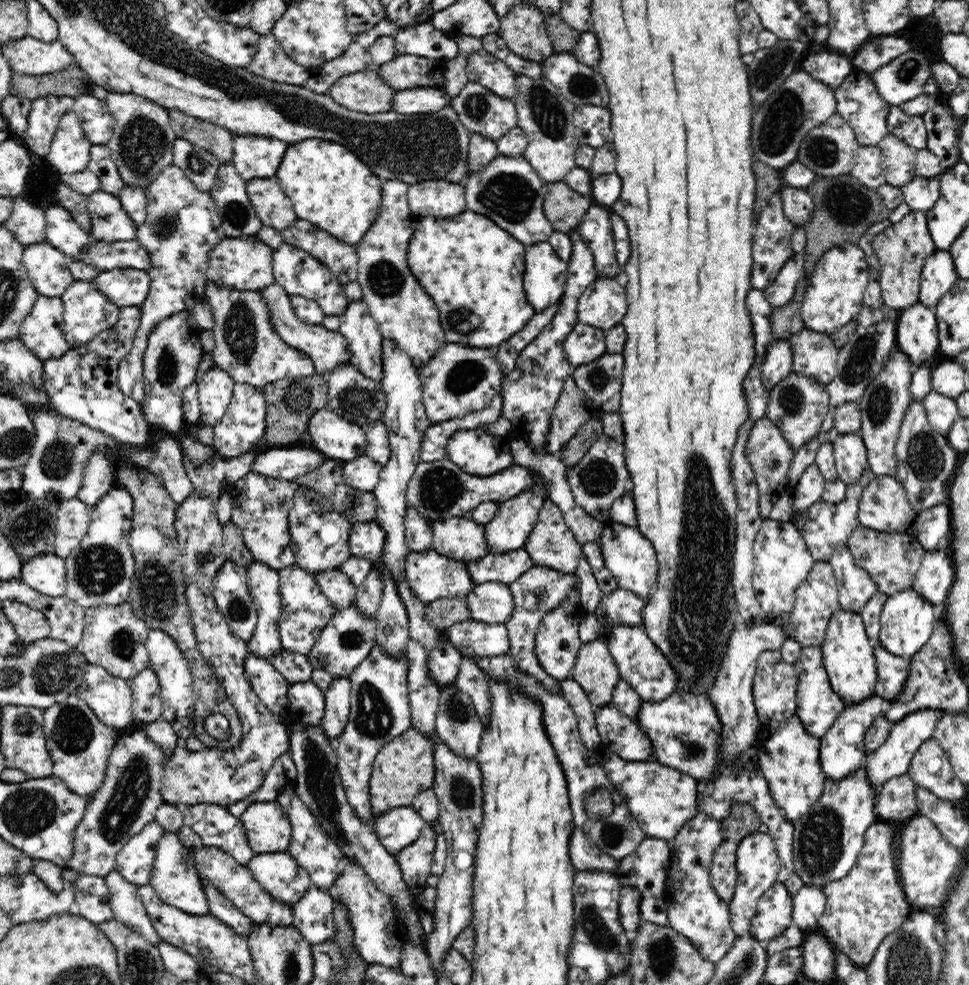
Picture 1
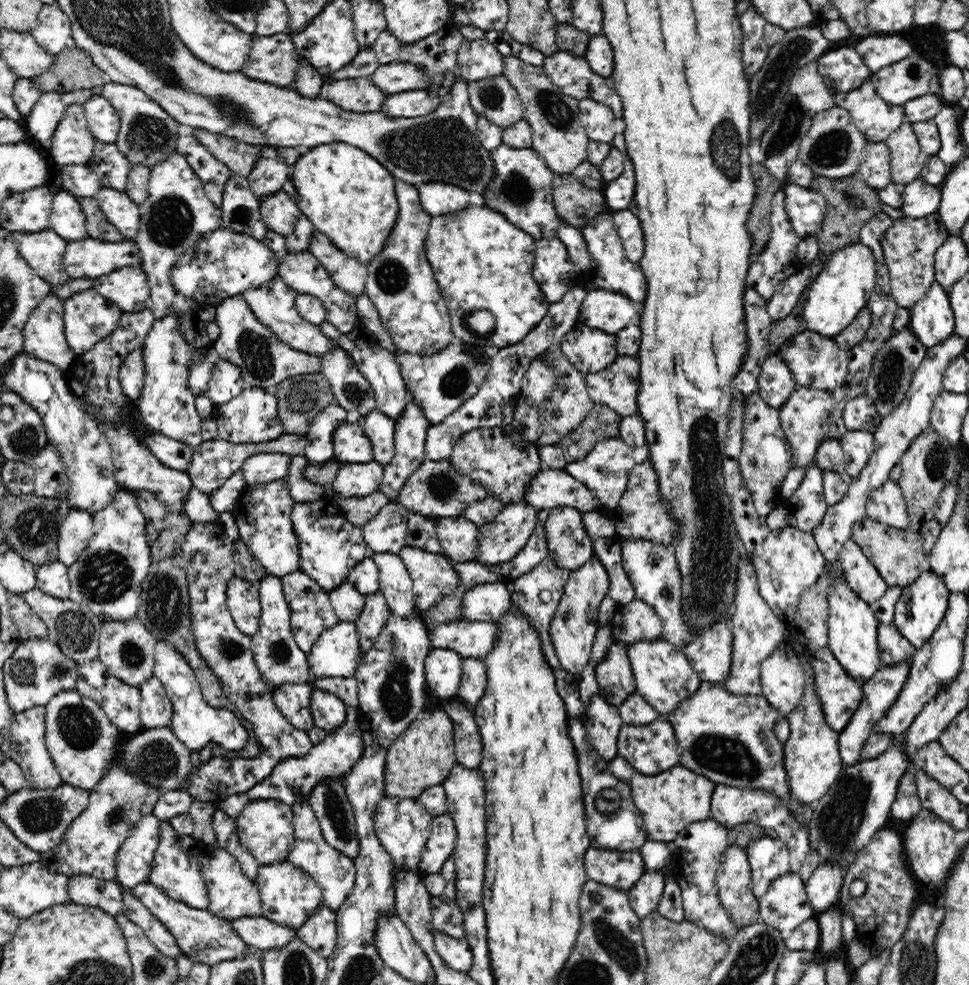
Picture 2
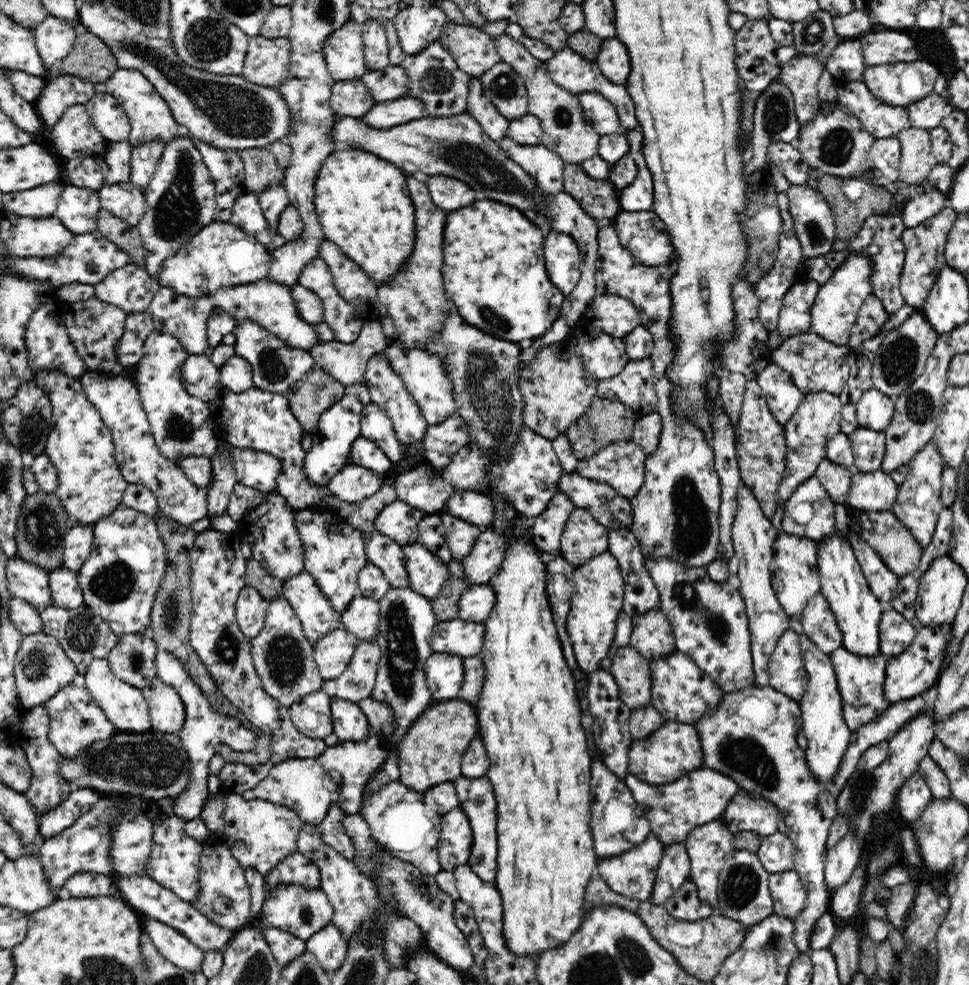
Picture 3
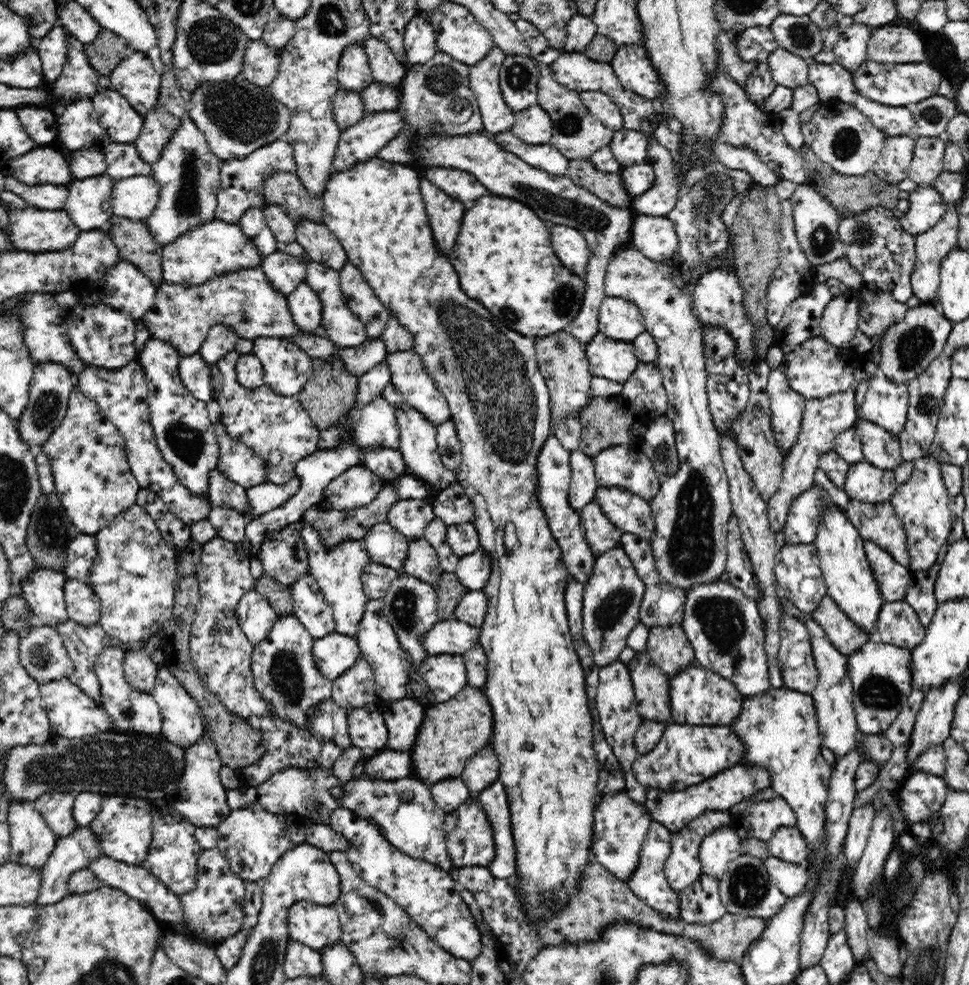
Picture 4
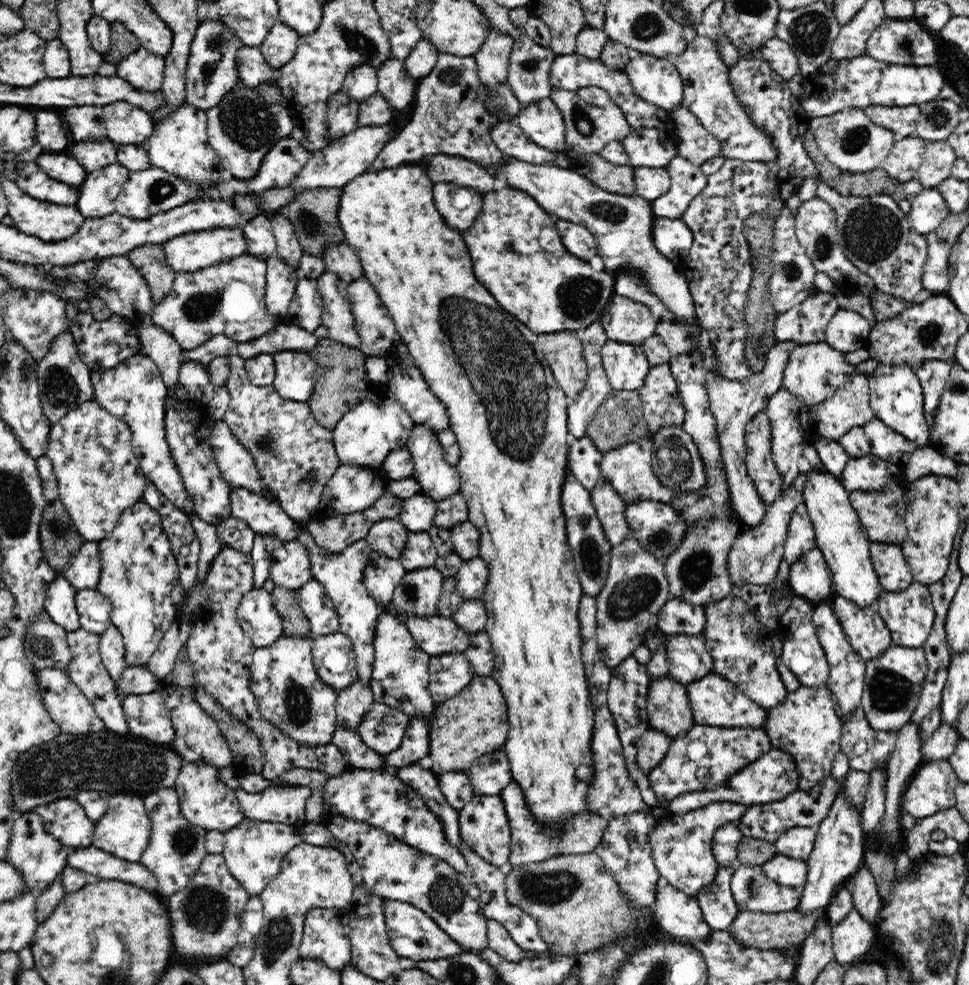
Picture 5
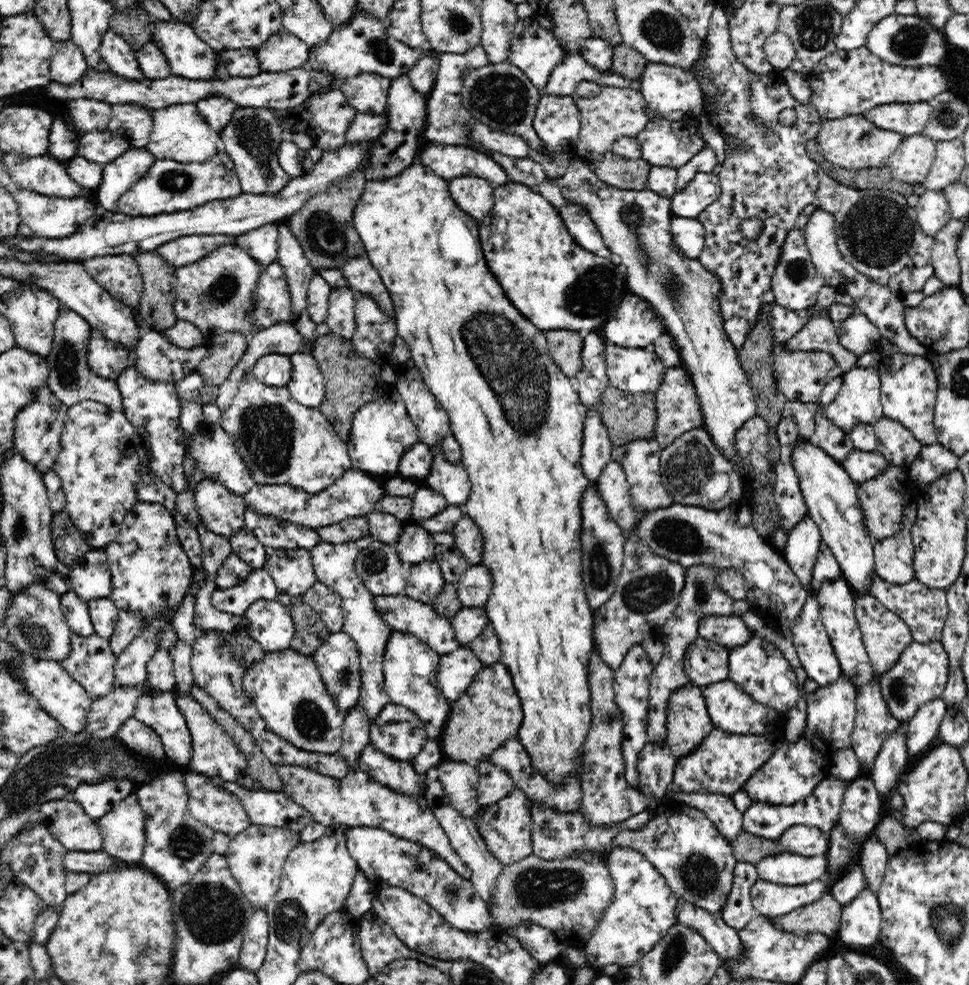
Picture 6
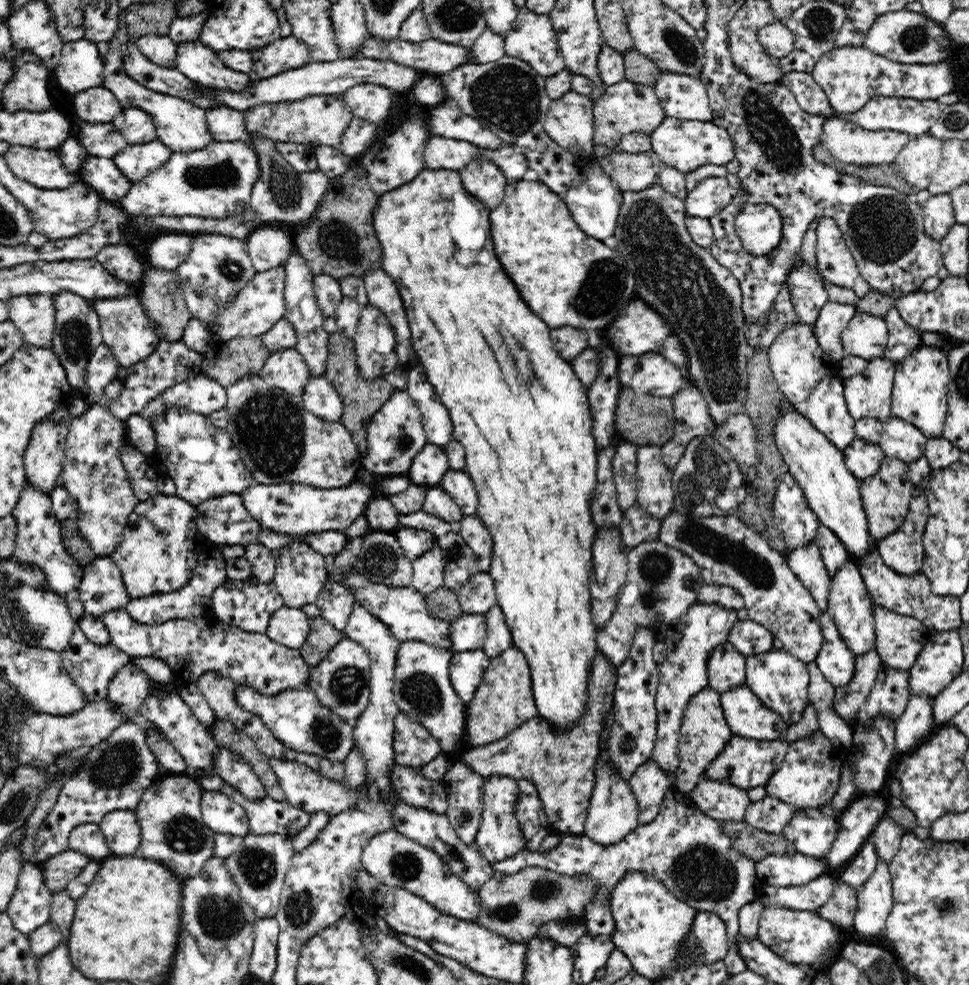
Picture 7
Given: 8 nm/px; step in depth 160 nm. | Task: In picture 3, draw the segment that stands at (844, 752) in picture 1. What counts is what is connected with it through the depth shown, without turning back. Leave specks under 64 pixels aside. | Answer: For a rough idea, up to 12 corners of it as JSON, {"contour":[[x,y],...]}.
{"contour":[[950,624],[920,627],[886,662],[889,704],[914,699],[939,682]]}

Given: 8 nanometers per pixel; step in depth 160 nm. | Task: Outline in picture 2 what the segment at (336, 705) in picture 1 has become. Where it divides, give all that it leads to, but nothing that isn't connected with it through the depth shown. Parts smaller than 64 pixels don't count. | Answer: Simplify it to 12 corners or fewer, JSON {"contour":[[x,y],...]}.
{"contour":[[359,710],[301,757],[282,759],[245,793],[218,804],[236,819],[250,803],[307,802],[312,786],[362,756]]}

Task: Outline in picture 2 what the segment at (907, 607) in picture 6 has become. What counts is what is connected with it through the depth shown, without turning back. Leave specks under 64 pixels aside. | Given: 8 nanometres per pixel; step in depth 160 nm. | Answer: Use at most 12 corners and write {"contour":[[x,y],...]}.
{"contour":[[892,624],[878,625],[882,667],[905,663],[916,649]]}

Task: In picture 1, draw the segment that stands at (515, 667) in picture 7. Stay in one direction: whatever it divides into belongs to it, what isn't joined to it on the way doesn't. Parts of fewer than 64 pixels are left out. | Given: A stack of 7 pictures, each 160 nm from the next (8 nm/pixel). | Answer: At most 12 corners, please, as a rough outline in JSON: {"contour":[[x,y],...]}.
{"contour":[[410,728],[370,768],[374,818],[434,782],[433,742]]}

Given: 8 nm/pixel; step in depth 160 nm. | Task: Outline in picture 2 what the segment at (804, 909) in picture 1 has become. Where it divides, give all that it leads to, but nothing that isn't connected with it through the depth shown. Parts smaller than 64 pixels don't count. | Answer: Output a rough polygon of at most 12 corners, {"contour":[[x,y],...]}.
{"contour":[[824,863],[804,884],[814,917],[838,900],[846,866]]}

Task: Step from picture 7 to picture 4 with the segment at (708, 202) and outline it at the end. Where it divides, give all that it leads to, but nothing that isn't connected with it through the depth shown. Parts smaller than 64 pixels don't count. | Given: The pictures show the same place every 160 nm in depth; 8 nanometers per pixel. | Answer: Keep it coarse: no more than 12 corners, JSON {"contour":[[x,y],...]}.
{"contour":[[650,133],[654,182],[630,196],[638,215],[667,217],[682,194],[672,153]]}

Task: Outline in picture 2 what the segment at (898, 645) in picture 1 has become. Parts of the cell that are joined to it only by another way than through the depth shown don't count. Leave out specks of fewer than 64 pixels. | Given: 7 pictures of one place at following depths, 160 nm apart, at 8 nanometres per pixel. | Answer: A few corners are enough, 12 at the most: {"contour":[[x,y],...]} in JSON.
{"contour":[[928,570],[903,588],[891,624],[918,650],[950,595]]}

